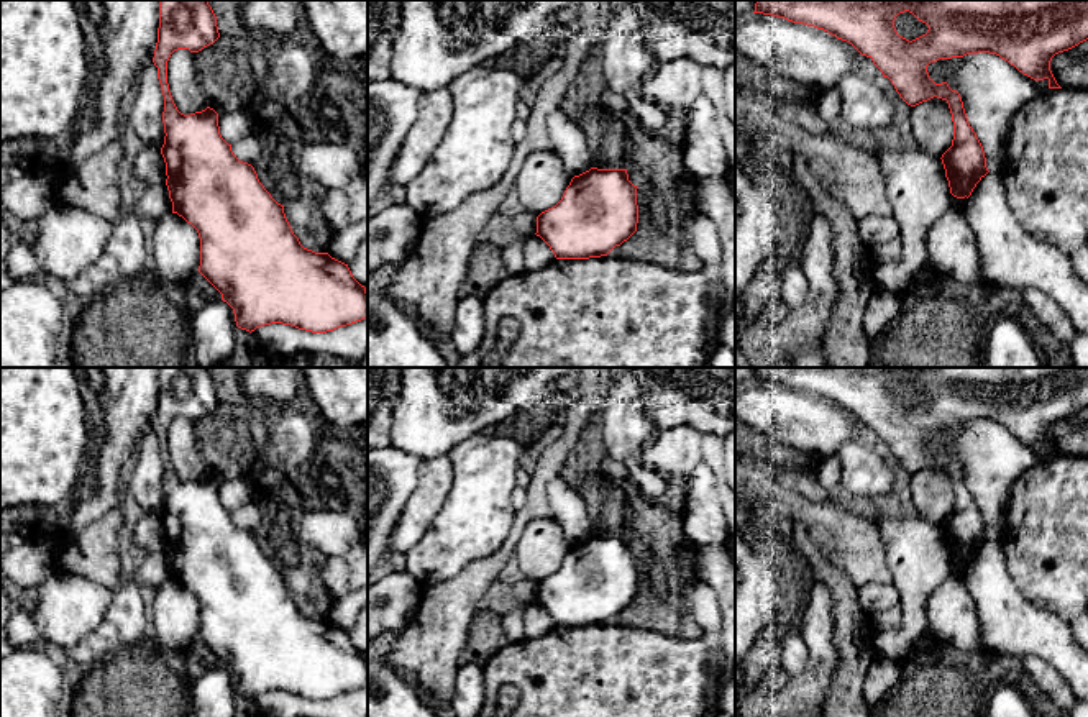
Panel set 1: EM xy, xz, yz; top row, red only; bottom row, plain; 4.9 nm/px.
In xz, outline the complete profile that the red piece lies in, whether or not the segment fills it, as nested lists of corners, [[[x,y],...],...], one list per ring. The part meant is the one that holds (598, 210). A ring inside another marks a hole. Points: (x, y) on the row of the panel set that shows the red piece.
[[[597,169],[574,176],[561,200],[537,217],[537,236],[553,251],[556,259],[589,259],[607,256],[627,241],[638,223],[637,185],[629,180],[627,169]]]

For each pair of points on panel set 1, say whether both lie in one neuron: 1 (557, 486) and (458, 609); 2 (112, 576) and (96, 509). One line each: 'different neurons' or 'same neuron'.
1: different neurons
2: different neurons

